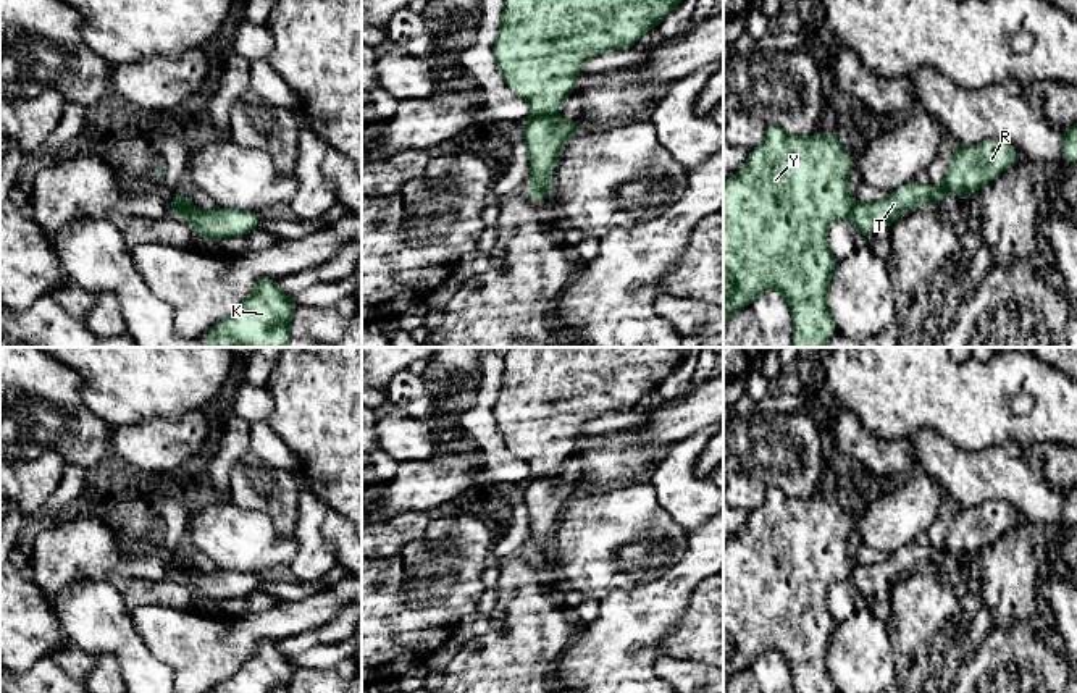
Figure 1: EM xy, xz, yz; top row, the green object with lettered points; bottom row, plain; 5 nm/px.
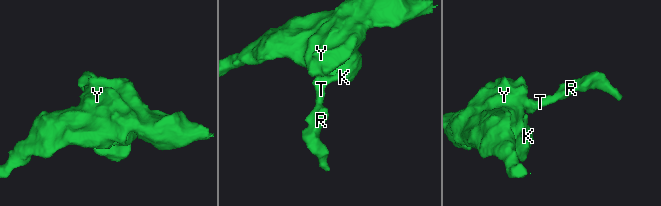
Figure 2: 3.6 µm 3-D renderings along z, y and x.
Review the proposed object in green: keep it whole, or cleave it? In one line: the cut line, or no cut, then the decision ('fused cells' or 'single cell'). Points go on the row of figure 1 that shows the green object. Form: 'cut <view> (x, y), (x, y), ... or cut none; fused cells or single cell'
cut xz (554, 112), (544, 117), (533, 117); fused cells

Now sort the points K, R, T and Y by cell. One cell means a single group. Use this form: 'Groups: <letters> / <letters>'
Groups: K Y / R T

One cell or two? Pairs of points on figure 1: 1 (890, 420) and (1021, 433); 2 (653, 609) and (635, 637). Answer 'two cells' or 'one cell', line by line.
1: one cell
2: one cell

